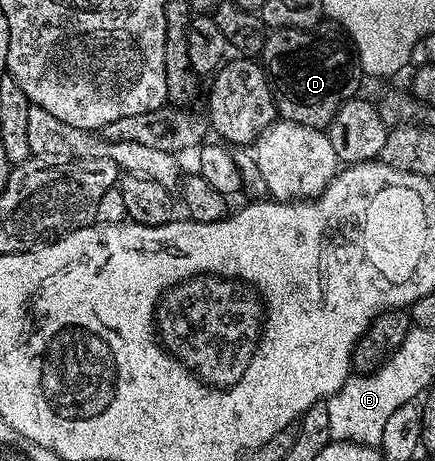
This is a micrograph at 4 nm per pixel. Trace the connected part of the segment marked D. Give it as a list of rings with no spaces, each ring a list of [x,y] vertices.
[[[273,29],[262,46],[260,60],[266,69],[278,116],[300,126],[326,130],[343,102],[359,95],[364,73],[353,43],[337,31],[322,31]]]

